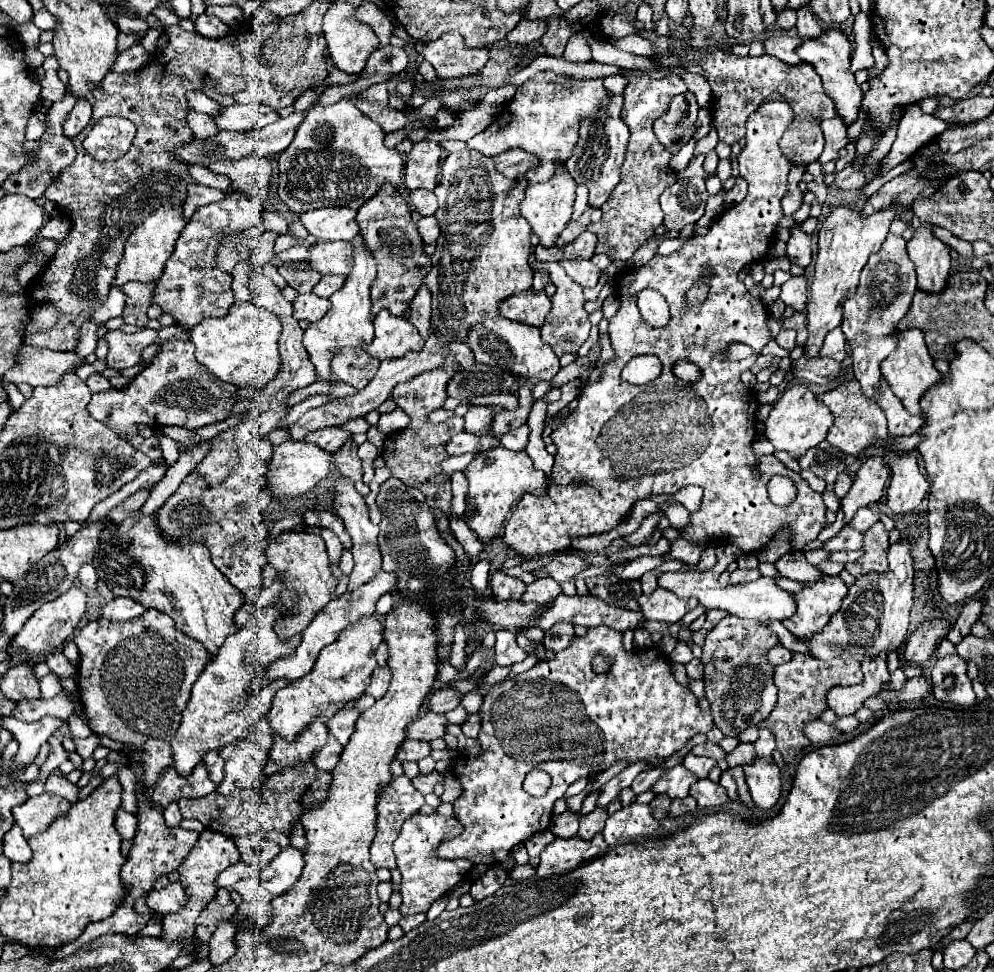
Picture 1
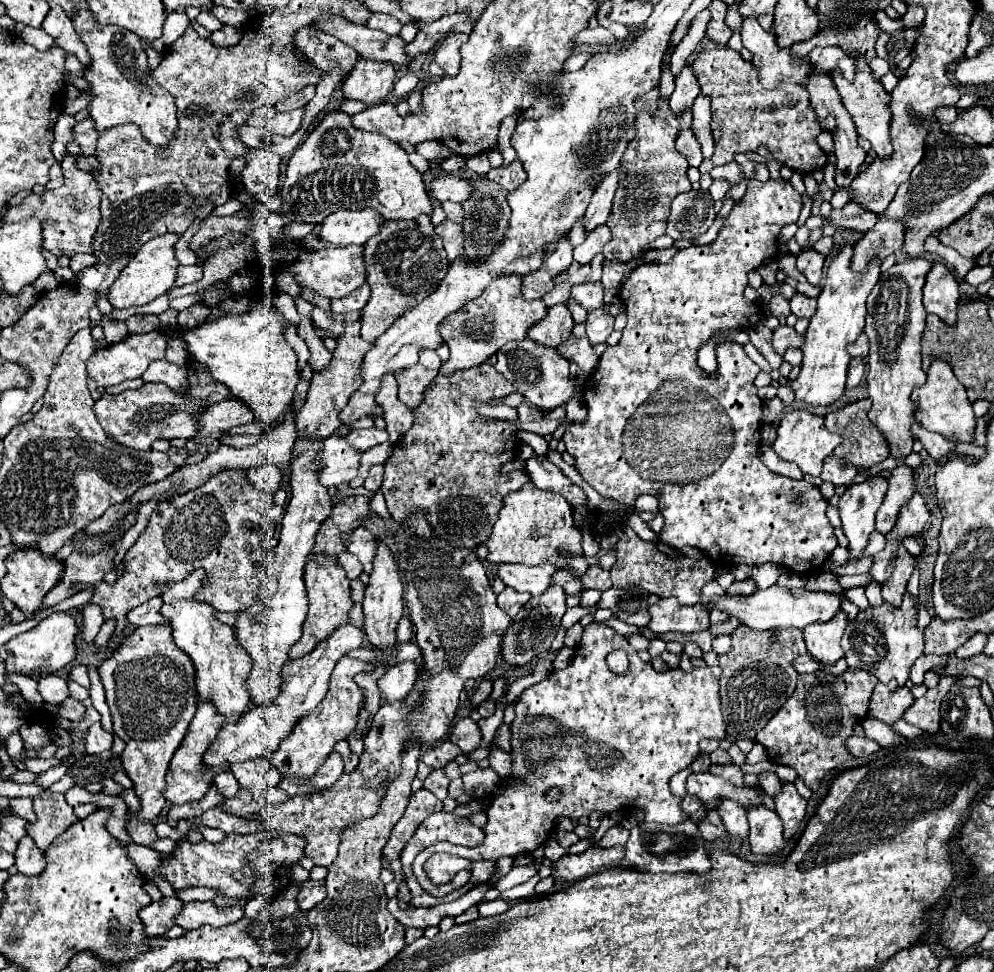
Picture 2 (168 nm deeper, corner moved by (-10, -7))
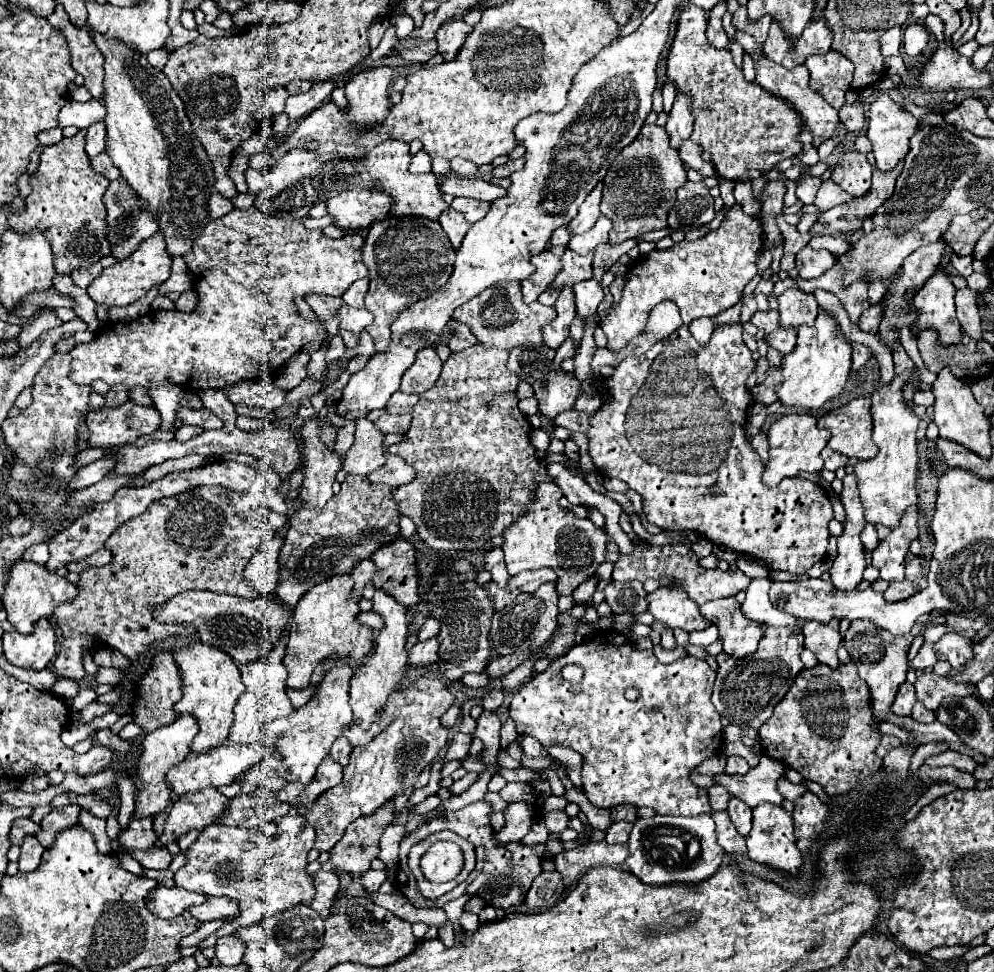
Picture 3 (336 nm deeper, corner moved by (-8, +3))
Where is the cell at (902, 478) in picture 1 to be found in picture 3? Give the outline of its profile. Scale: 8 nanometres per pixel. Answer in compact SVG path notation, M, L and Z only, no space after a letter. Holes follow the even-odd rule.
M909 509L901 525L873 551L873 567L879 569L881 579L897 581L905 577L905 555L913 539L917 539L917 509Z

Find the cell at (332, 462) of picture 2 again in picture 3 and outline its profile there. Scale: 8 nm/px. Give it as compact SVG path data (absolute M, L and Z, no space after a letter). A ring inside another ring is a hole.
M359 419L355 429L355 443L343 461L343 471L353 475L369 475L385 465L383 449L385 433L369 419Z

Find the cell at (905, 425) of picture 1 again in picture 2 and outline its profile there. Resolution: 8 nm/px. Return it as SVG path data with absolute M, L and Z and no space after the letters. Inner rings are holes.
M911 423L911 435L913 435L915 441L921 441L923 449L925 449L933 459L935 459L935 457L941 457L941 455L947 455L947 453L951 453L951 457L955 457L955 453L953 453L955 445L949 443L943 435L931 433L931 431L923 429L919 423Z

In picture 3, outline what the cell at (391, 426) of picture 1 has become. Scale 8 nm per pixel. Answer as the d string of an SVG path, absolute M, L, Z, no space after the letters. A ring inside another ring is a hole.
M423 347L417 351L415 363L405 371L401 379L401 391L403 393L415 393L421 395L427 389L433 387L441 373L441 359L435 351L435 347Z

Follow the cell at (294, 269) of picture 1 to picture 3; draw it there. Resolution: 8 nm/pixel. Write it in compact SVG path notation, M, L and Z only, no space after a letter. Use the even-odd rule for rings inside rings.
M307 295L305 301L321 317L321 321L327 327L327 333L329 335L339 335L339 321L335 319L335 313L337 313L337 307L343 305L343 299L339 299L339 297L325 297L325 295Z

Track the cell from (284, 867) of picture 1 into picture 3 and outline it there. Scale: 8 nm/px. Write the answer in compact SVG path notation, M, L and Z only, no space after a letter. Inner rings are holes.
M319 871L313 875L313 883L315 883L317 893L315 893L315 899L311 901L311 907L319 913L329 911L335 901L335 895L339 891L339 879L333 873Z

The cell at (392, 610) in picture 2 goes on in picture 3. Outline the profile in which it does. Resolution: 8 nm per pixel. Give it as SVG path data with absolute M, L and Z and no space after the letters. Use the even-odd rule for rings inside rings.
M377 589L375 597L373 597L373 611L383 617L385 627L379 631L371 655L367 655L361 661L361 665L355 669L355 675L351 679L349 703L351 703L351 709L353 709L353 721L349 725L351 735L347 739L351 741L353 747L367 745L373 737L377 737L377 731L381 731L379 721L381 721L381 715L387 707L387 701L393 695L393 691L401 689L401 681L405 679L405 673L407 673L407 651L405 651L407 625L409 625L407 617L405 617L407 607L397 603L385 591Z

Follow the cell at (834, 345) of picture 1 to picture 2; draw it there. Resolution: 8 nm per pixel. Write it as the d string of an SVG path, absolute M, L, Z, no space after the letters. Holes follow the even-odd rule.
M861 333L855 343L847 345L847 351L851 353L851 357L861 357L861 359L865 359L865 357L869 355L869 341L867 341L867 335Z

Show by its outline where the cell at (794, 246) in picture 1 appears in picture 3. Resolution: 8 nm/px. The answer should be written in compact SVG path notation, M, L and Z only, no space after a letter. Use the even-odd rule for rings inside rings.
M809 245L801 249L795 257L795 265L801 279L815 279L821 277L825 271L829 271L835 265L835 257L825 249L811 249Z

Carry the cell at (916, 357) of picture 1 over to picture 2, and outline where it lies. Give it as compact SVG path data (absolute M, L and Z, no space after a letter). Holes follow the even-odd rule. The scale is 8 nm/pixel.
M931 361L927 369L927 381L921 387L915 387L915 393L911 399L917 403L915 419L927 429L941 433L943 437L957 437L961 443L973 441L973 429L975 429L975 415L971 409L971 403L967 401L963 385L957 381L957 377L951 373L951 367L947 361Z

